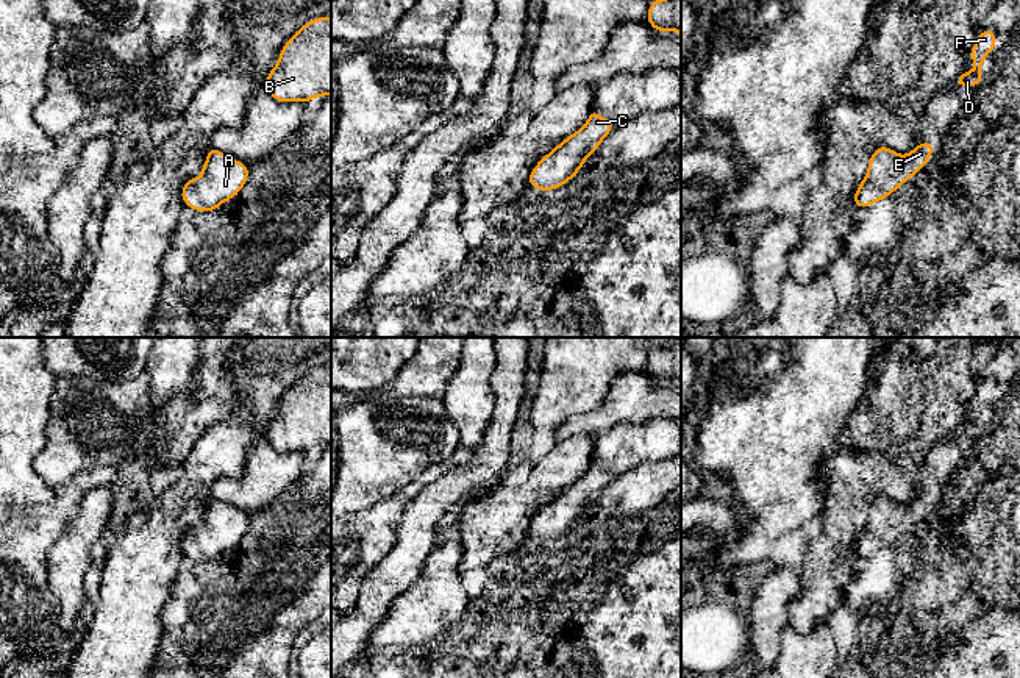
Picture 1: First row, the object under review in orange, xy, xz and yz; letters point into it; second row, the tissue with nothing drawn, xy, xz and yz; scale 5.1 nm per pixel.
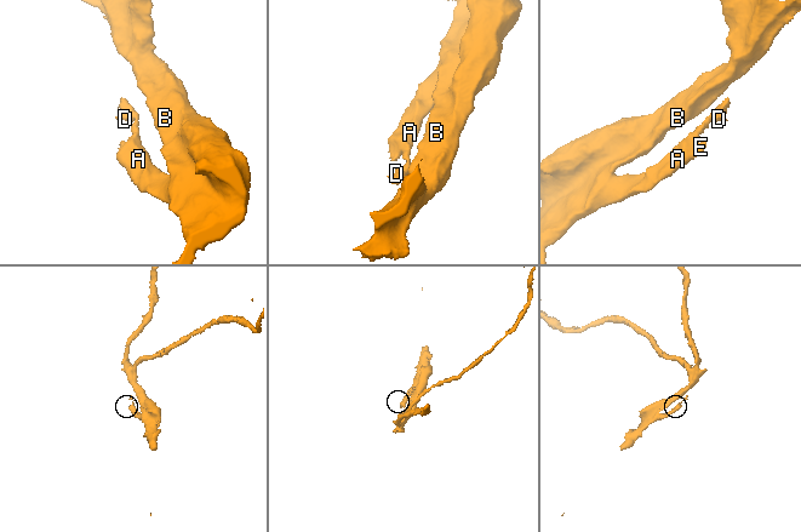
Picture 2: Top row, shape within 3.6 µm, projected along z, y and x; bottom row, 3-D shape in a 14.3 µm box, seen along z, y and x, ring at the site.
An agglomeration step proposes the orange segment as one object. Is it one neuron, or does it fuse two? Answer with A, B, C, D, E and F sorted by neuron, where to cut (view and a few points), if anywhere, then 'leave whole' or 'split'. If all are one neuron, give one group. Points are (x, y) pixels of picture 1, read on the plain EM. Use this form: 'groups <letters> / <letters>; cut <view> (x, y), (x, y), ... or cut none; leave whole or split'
groups A B C D E F; cut none; leave whole

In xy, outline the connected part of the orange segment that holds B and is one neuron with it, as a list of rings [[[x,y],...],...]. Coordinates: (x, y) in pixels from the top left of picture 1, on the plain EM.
[[[331,367],[306,372],[283,395],[264,436],[280,453],[331,445]]]

